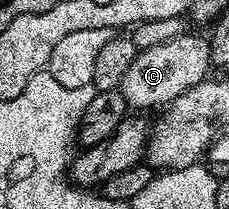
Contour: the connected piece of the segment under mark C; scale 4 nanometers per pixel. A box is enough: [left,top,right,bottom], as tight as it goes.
[119,33,212,109]

